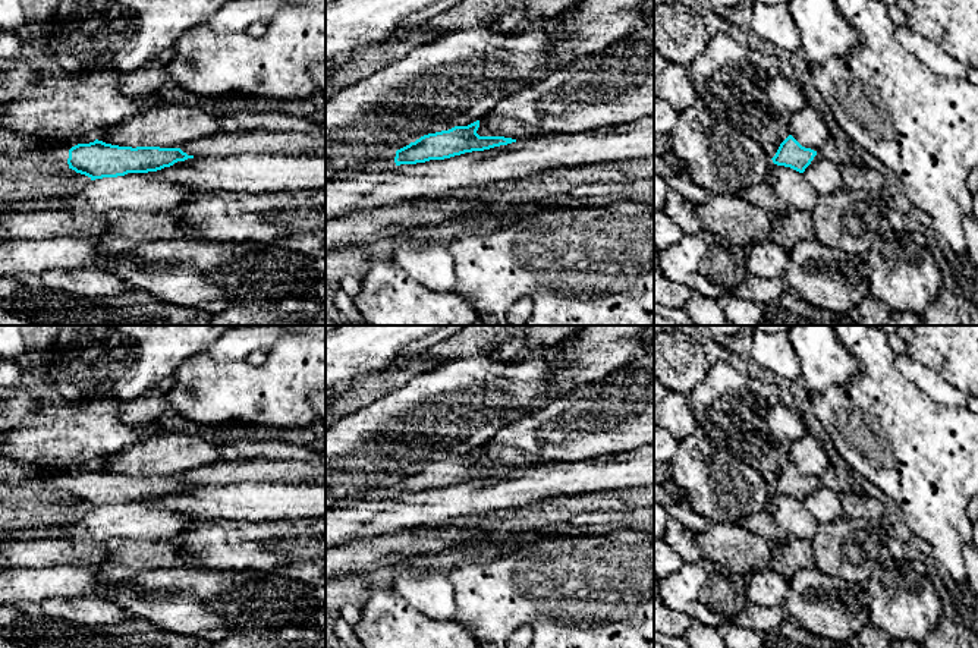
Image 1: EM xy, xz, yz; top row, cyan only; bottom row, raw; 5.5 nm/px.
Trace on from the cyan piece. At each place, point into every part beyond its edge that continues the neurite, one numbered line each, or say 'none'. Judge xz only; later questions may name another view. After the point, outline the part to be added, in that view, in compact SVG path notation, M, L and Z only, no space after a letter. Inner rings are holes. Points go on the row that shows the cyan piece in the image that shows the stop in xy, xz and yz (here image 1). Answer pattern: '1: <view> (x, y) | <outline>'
1: xz (387, 162) | M389 151L384 157L362 161L355 169L333 172L330 180L349 177L361 173L367 173L367 174L381 173L384 170L394 169L396 167L394 157L396 157L396 151Z

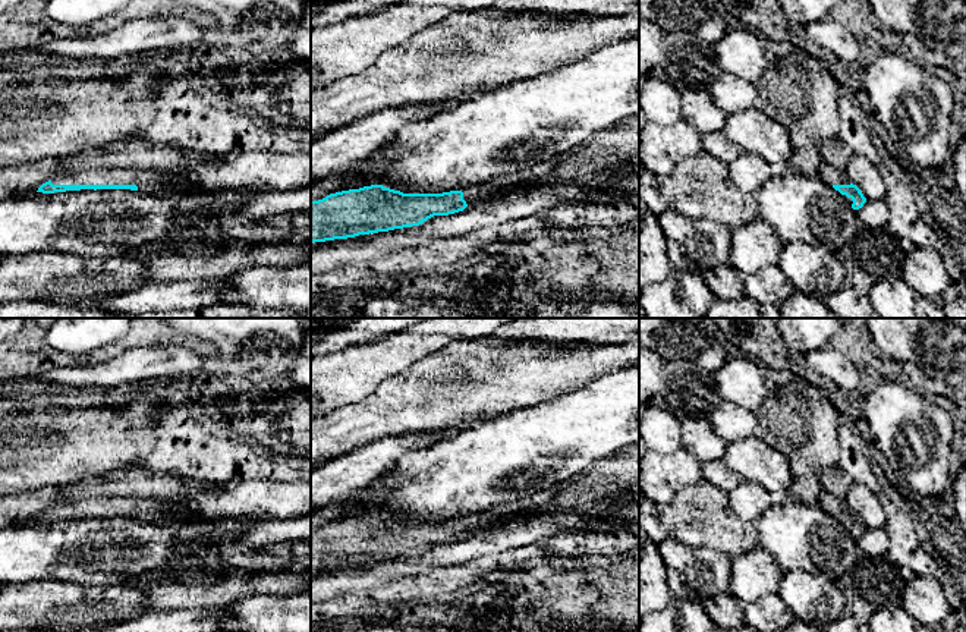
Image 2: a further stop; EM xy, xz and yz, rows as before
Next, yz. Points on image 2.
1: yz (831, 176) | M822 163L818 170L818 176L828 185L850 185L850 179L846 172L837 170L830 164Z

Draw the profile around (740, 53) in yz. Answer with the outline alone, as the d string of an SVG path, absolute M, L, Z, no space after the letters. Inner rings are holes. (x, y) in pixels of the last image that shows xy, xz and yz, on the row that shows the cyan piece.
M729 28L712 50L723 72L752 84L761 78L770 60L761 37L751 29Z

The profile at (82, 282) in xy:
M35 252L7 255L0 261L0 304L44 301L88 309L144 283L145 264L126 254L79 257Z

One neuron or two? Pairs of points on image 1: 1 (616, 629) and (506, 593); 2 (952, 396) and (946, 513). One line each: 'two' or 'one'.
1: one
2: two

